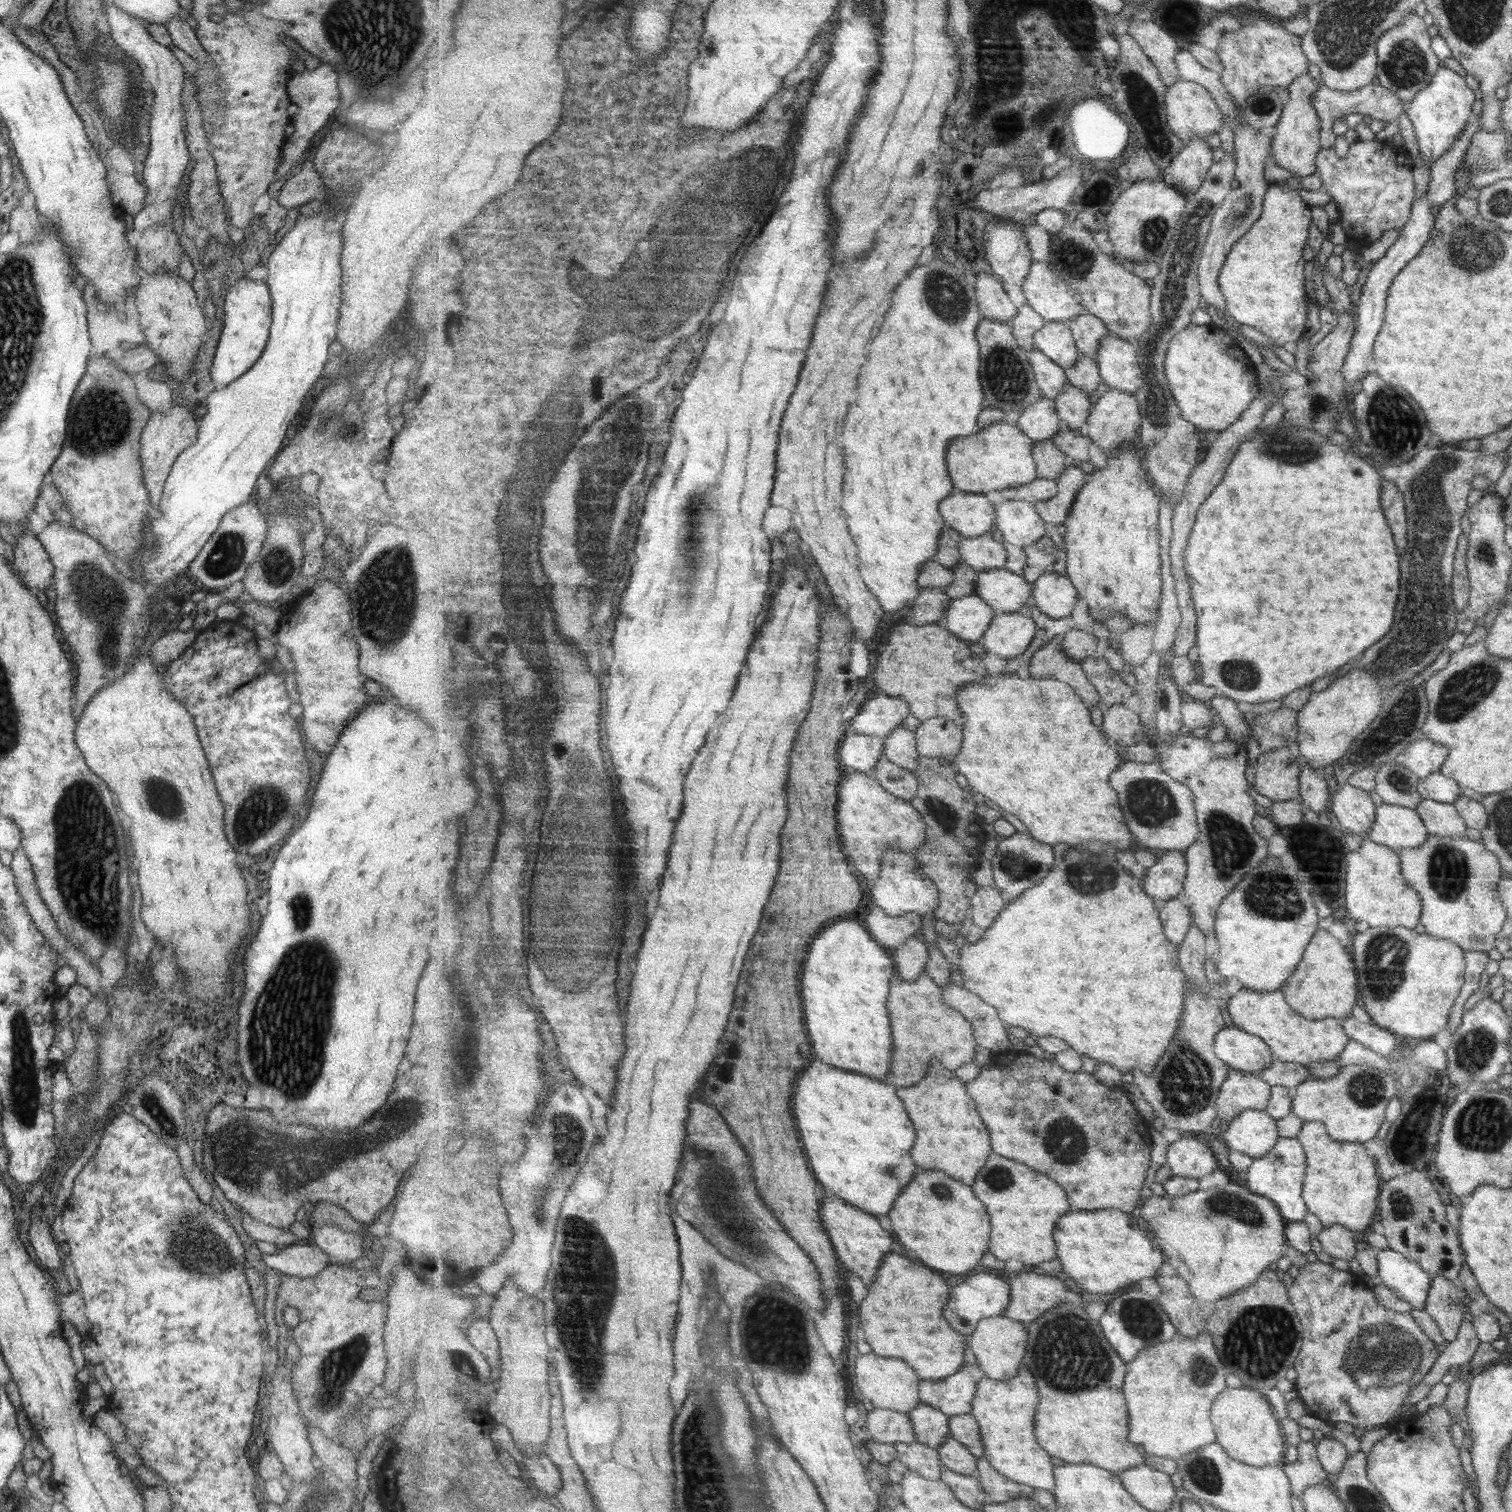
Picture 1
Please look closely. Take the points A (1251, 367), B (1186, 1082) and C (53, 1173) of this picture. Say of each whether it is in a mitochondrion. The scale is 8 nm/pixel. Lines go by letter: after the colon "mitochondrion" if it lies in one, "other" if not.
A: other
B: mitochondrion
C: other

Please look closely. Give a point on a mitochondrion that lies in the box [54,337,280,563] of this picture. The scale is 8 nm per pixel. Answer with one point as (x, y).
(99, 425)

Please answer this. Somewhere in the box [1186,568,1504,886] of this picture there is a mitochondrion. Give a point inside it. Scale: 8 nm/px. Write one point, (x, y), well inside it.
(1466, 689)

